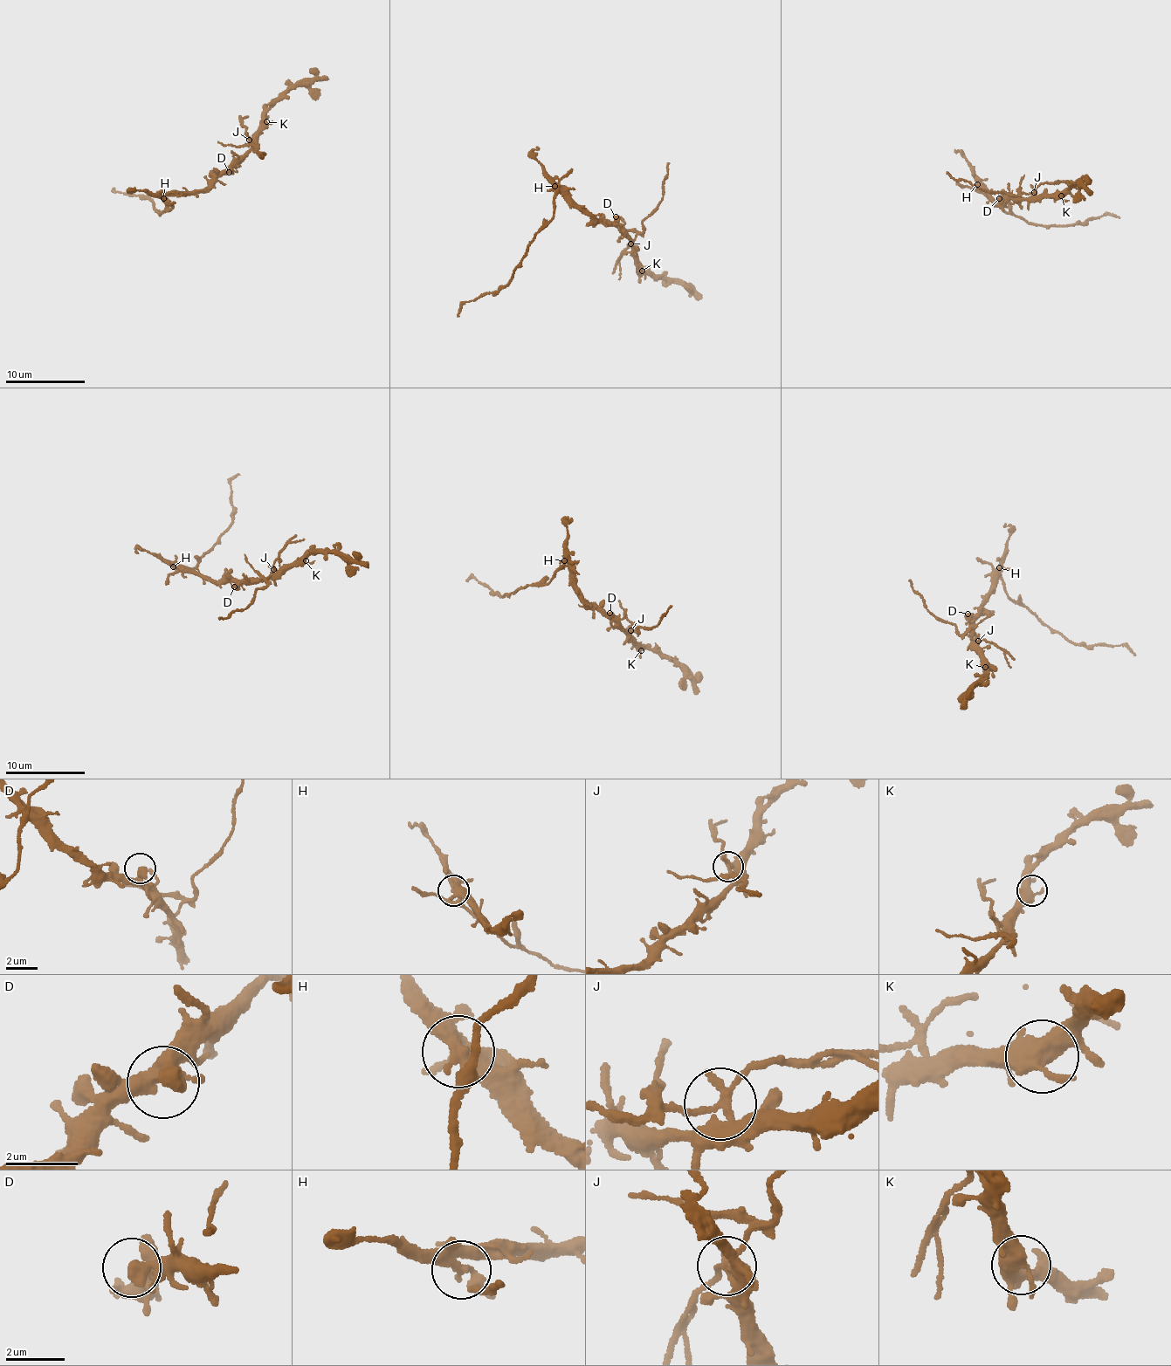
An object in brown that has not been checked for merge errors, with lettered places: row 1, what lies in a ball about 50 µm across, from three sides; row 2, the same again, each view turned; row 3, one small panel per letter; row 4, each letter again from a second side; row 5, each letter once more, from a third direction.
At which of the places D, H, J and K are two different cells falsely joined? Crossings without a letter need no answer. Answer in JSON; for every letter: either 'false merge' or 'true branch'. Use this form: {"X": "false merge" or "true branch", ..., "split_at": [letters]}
{"D": "true branch", "H": "false merge", "J": "false merge", "K": "true branch", "split_at": ["H", "J"]}

